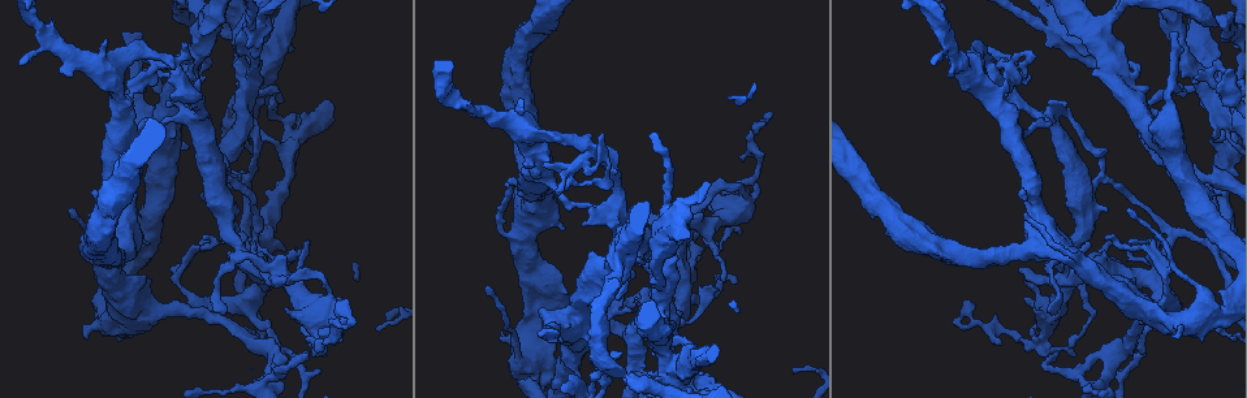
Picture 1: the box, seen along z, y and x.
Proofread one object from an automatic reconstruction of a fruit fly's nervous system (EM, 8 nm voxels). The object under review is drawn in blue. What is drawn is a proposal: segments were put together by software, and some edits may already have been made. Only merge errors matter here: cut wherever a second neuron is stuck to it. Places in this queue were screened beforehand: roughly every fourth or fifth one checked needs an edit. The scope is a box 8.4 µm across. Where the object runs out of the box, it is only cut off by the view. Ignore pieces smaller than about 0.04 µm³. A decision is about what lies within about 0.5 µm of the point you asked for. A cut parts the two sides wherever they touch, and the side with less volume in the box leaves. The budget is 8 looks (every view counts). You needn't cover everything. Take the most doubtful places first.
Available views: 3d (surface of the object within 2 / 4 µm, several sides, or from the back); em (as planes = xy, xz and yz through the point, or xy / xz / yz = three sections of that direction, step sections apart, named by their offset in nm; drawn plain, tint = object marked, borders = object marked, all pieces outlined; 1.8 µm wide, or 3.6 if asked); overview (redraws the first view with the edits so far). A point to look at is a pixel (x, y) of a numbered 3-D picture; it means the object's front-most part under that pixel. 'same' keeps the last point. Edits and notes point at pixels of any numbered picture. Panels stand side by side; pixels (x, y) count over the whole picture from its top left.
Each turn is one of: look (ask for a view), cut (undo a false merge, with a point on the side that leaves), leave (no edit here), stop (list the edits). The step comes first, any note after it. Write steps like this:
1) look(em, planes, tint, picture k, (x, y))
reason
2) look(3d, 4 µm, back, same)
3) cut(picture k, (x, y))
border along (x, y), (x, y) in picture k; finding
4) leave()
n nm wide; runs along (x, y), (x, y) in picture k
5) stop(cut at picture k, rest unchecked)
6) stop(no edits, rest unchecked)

look(3d, 2 µm, picture 1, (661, 302))
side arm on a straight run

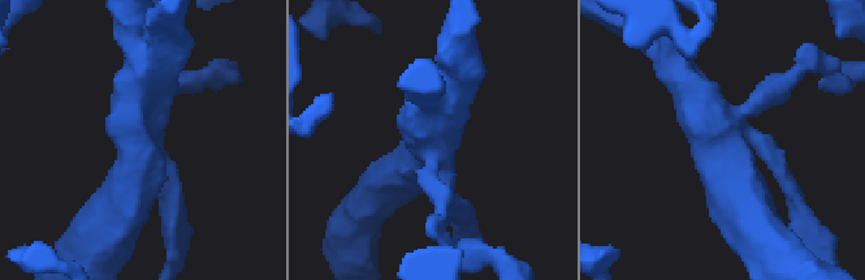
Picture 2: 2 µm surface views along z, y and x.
look(em, planes, tint, picture 2, (142, 119))

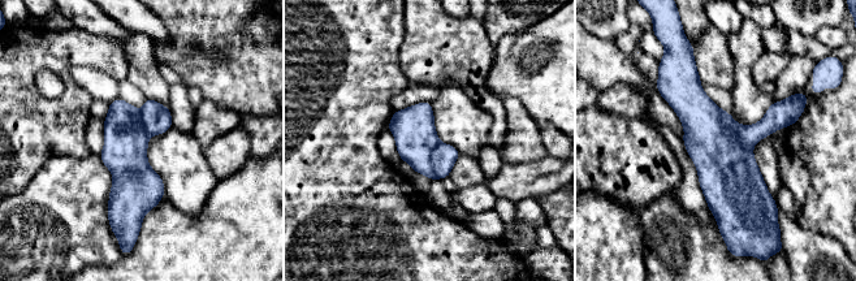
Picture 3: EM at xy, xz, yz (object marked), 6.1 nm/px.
cut(picture 3, (444, 156))
border along (440, 142), (432, 152), (435, 177) in picture 3; two neurons meet here

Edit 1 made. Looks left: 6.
look(em, 3.6 µm, planes, tint, picture 1, (600, 210))
touches itself

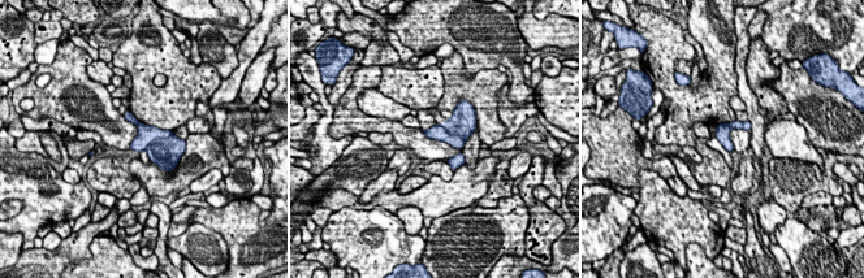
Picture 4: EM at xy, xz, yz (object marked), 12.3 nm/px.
leave()
continuous, no second neuron

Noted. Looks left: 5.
look(3d, 2 µm, picture 1, (1072, 277))
abrupt turn

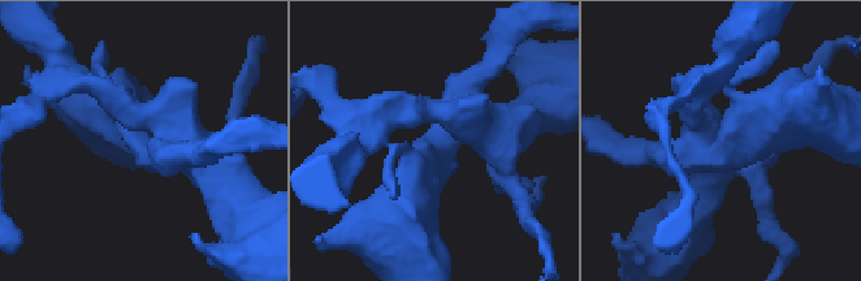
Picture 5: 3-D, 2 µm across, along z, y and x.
look(em, 3.6 µm, xz, step 16, tint, picture 5, (731, 139))

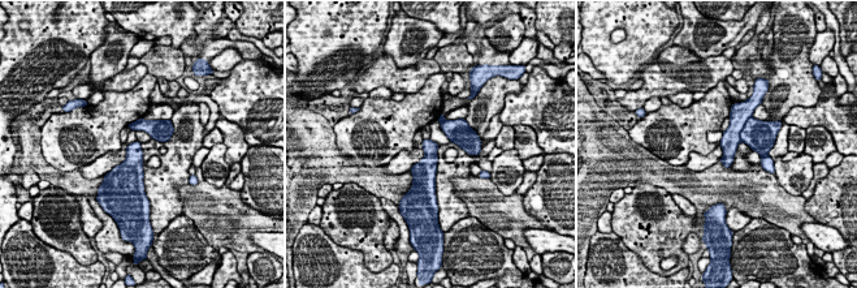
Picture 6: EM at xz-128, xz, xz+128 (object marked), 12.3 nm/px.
look(em, 3.6 µm, planes, tint, same)
cut it another way

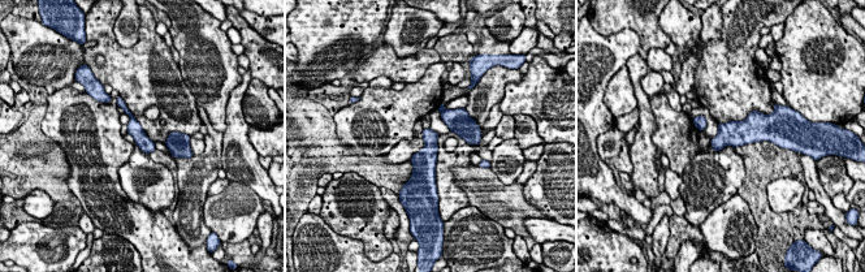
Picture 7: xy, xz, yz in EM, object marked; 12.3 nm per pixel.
leave()
180 nm wide; continuous, no second neuron

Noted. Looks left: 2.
stop(cut at picture 3, rest unchecked)

